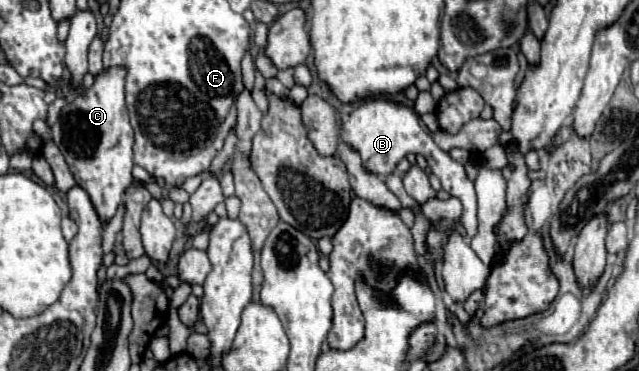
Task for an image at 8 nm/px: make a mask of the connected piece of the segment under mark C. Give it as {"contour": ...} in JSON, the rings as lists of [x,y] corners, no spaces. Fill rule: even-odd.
{"contour":[[[113,67],[113,69],[103,71],[95,79],[95,85],[91,89],[85,89],[81,95],[77,95],[71,103],[67,103],[63,107],[59,121],[51,127],[53,143],[65,155],[65,161],[69,163],[77,185],[91,197],[91,203],[93,203],[99,219],[105,225],[115,215],[117,207],[123,201],[125,189],[133,181],[133,177],[131,177],[131,167],[133,167],[133,129],[131,129],[127,107],[125,107],[123,85],[125,85],[125,67]]]}

